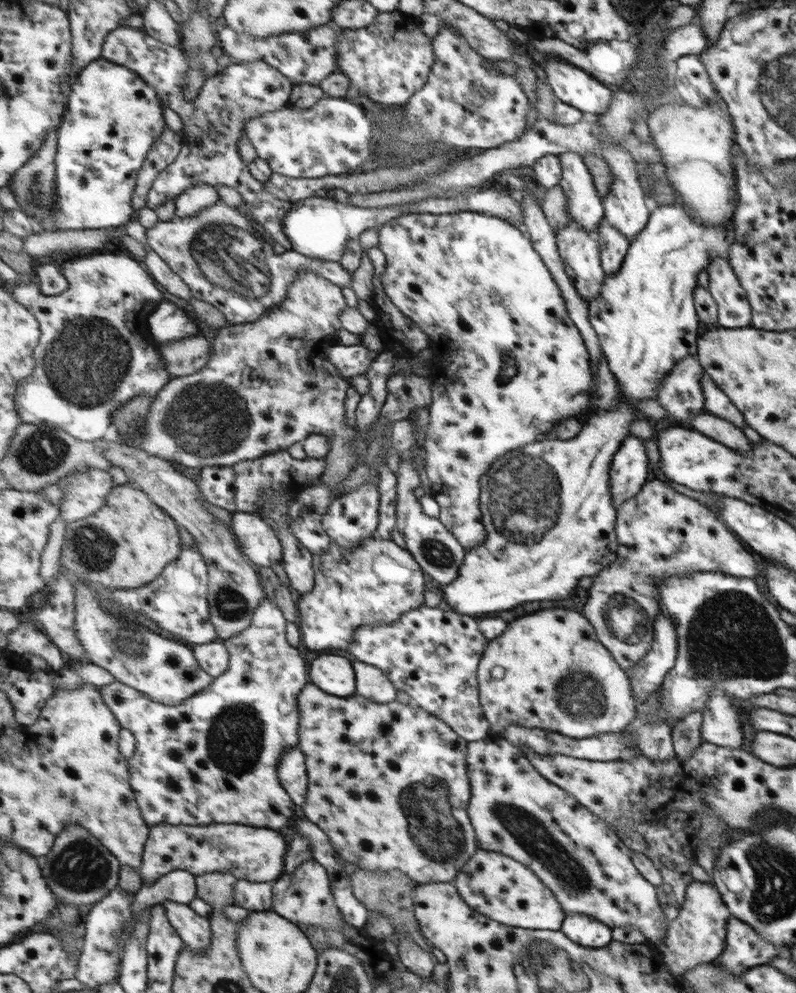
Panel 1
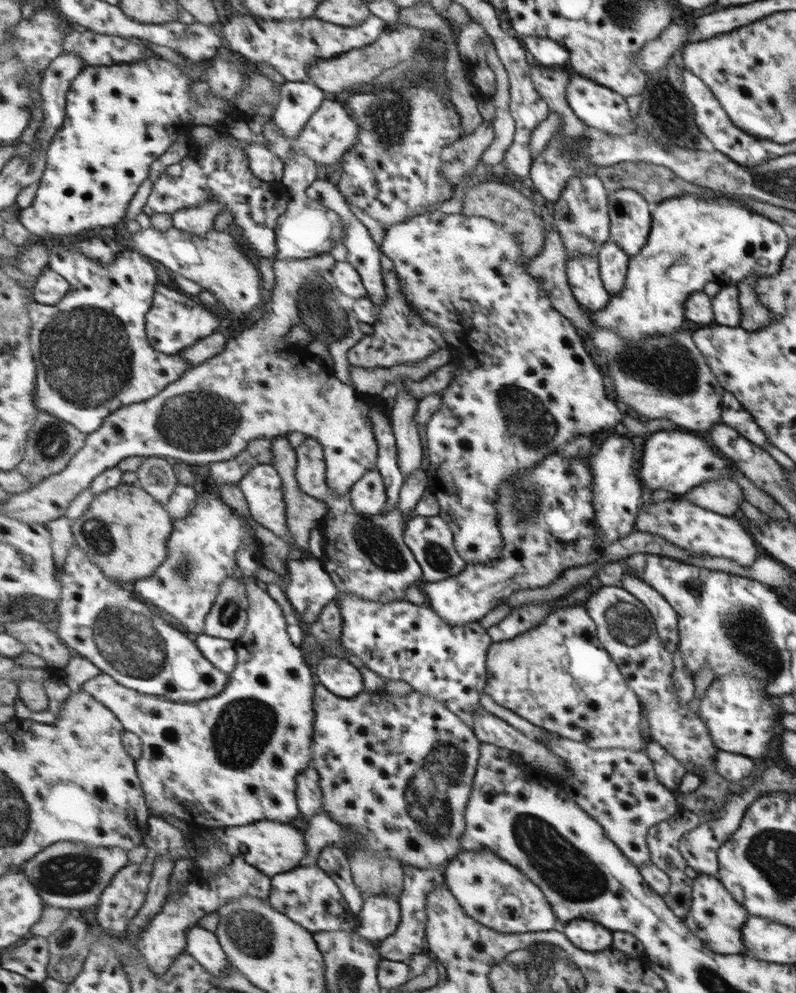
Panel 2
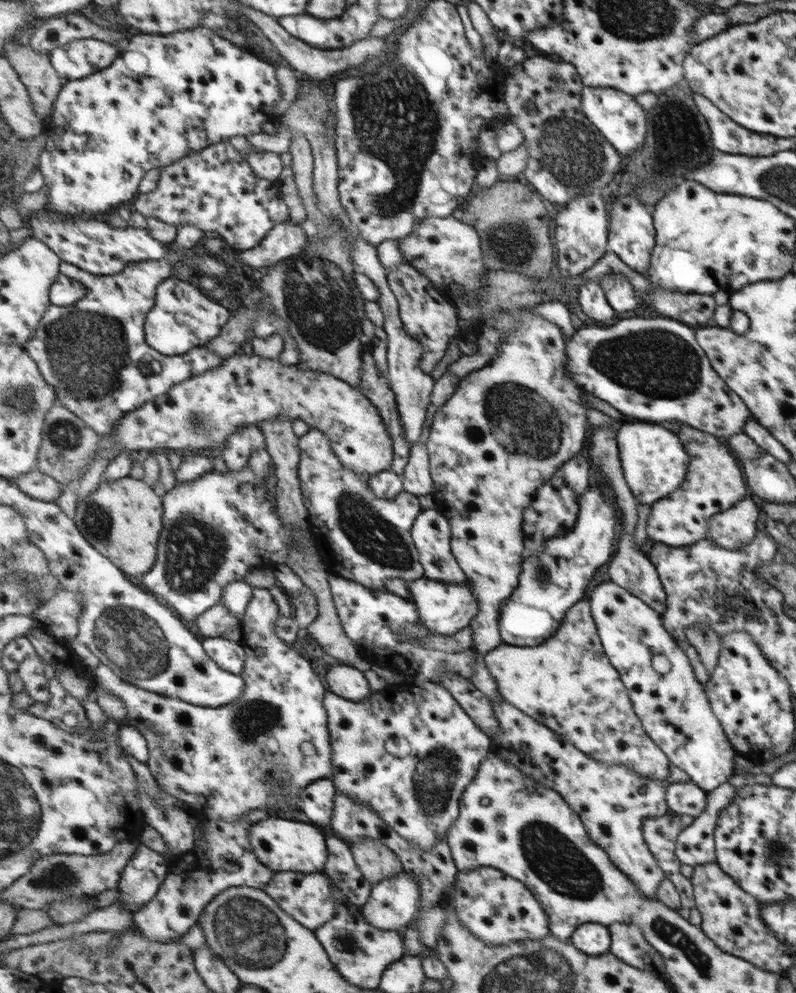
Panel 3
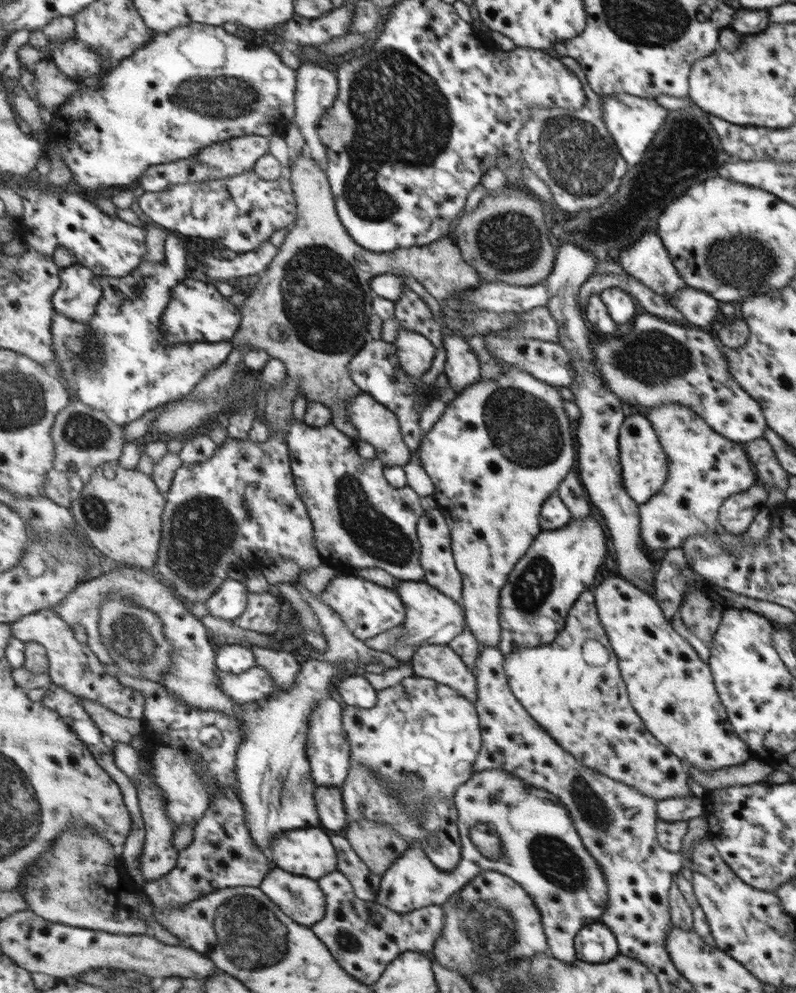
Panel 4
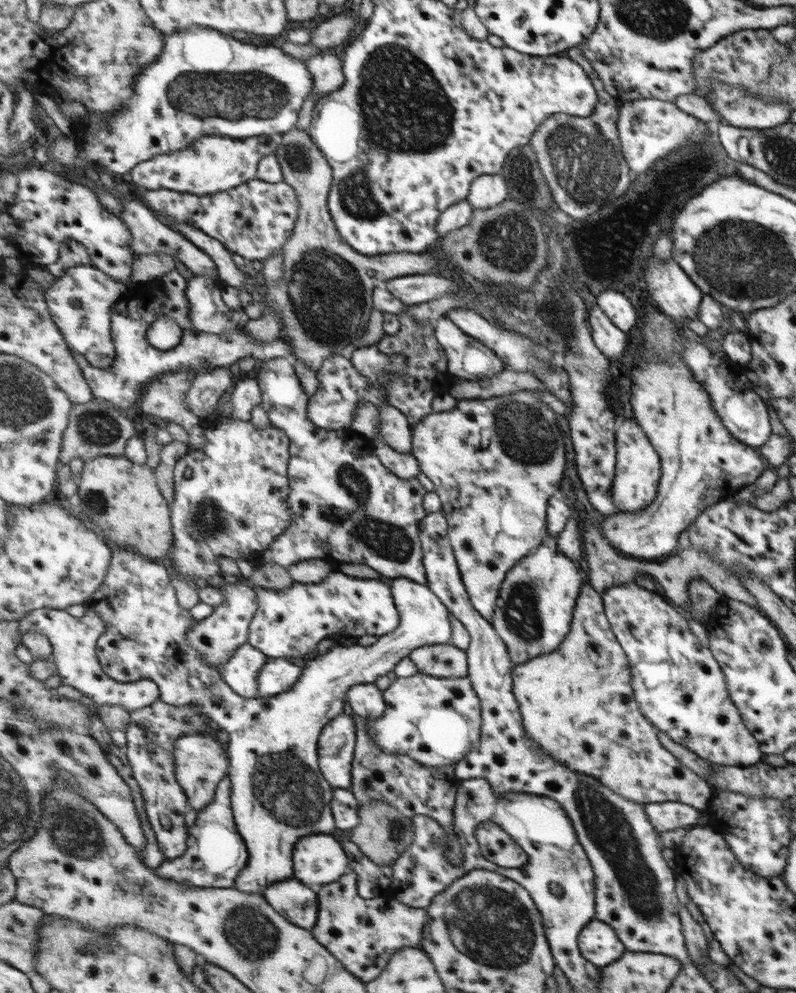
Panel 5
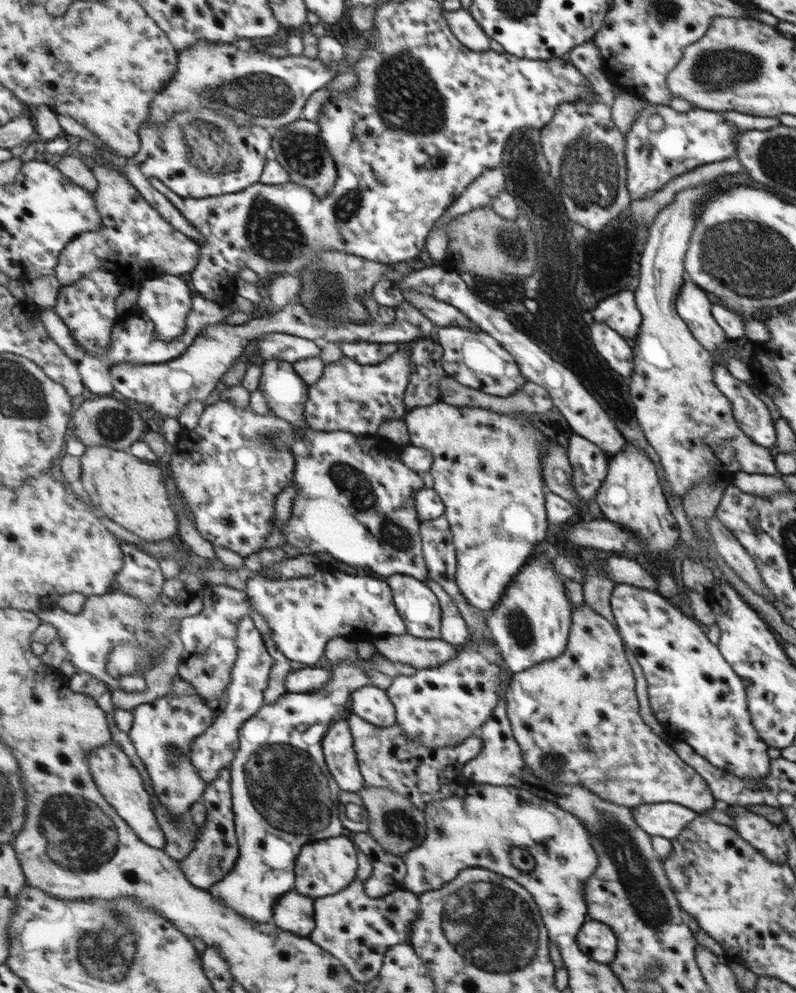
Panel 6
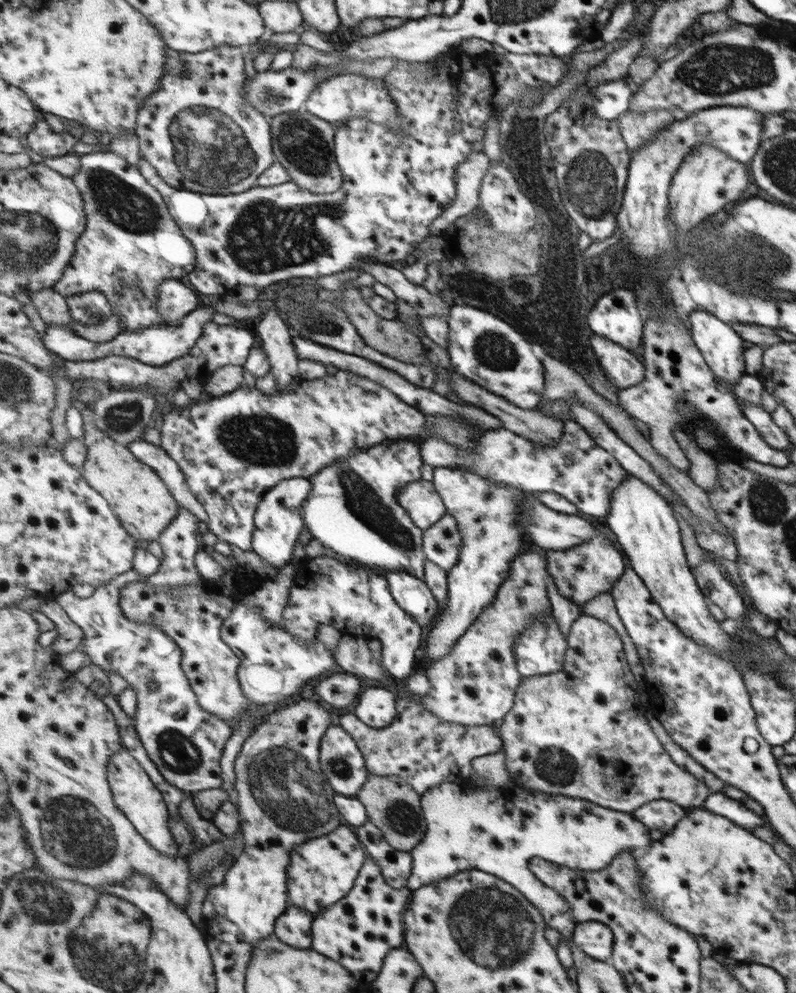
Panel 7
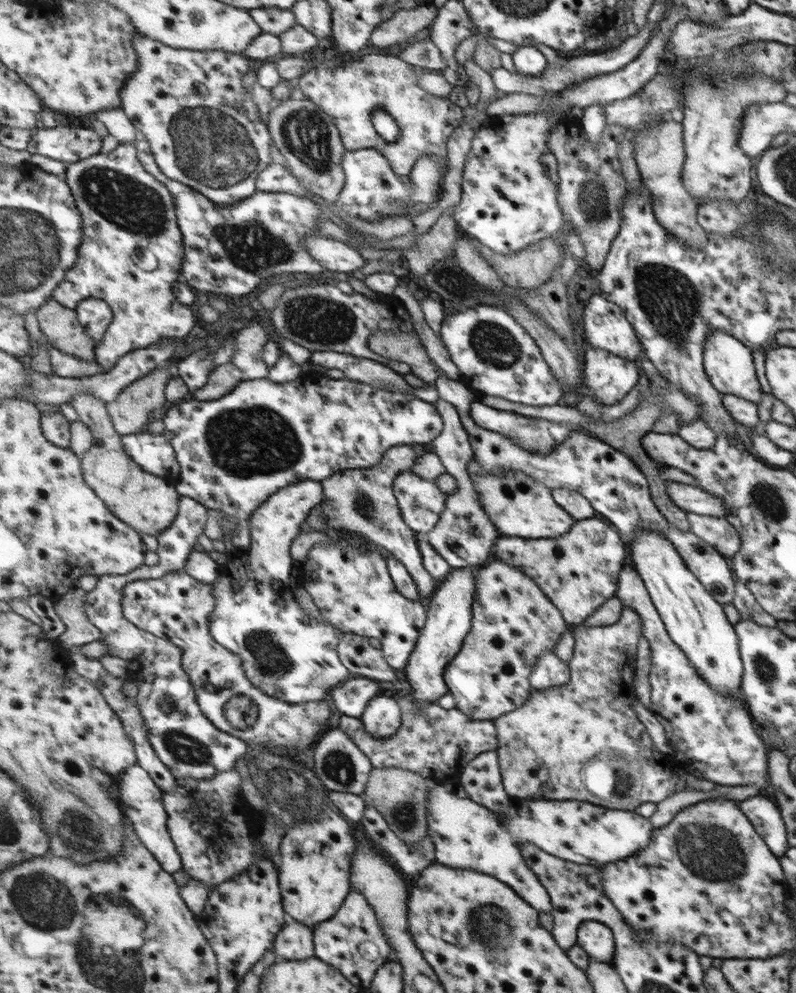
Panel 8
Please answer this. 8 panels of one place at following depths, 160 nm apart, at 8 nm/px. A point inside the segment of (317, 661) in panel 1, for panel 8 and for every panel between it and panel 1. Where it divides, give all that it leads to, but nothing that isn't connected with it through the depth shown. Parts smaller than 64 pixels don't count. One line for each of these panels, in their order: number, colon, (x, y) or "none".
2: (339, 675)
3: (347, 681)
4: (357, 691)
5: (366, 700)
6: (372, 703)
7: (378, 707)
8: (383, 717)

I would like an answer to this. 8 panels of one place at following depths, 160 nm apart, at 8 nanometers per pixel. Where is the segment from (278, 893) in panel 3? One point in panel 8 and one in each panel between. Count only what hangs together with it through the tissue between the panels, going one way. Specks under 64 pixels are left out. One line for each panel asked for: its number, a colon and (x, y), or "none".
4: (302, 898)
5: (293, 899)
6: (296, 912)
7: (294, 928)
8: (296, 941)

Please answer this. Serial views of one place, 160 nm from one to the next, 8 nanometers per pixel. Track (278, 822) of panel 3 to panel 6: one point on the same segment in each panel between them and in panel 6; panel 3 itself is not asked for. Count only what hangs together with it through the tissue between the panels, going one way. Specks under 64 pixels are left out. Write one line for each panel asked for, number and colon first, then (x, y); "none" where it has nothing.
4: (308, 852)
5: (319, 860)
6: (326, 867)

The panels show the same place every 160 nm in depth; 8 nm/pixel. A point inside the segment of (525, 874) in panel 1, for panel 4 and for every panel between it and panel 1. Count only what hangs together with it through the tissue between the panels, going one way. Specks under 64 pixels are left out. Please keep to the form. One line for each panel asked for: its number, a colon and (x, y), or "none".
2: (479, 880)
3: (500, 909)
4: (493, 913)

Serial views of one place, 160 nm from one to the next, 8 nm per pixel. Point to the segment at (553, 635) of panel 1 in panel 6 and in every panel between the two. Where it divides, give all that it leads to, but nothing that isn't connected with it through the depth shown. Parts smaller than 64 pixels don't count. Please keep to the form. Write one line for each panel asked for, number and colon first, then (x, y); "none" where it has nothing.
2: (558, 676)
3: (567, 683)
4: (585, 709)
5: (585, 716)
6: (588, 731)

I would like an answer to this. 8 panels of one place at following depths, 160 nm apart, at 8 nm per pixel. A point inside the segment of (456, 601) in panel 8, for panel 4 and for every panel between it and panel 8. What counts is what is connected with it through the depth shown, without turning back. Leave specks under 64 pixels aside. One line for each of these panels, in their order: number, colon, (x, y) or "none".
4: (503, 446)
5: (495, 466)
6: (488, 467)
7: (494, 525)

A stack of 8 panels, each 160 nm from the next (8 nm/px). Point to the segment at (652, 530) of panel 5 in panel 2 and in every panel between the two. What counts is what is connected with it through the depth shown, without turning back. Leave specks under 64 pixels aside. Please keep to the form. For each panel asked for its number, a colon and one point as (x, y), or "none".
2: (721, 496)
3: (714, 483)
4: (705, 468)

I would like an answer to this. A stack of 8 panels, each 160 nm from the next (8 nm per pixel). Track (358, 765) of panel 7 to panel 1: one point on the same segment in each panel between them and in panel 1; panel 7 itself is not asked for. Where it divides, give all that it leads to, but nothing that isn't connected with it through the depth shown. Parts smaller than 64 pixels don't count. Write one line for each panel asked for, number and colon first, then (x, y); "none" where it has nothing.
1: (213, 759)
2: (233, 760)
3: (218, 760)
4: (329, 750)
5: (338, 740)
6: (339, 748)

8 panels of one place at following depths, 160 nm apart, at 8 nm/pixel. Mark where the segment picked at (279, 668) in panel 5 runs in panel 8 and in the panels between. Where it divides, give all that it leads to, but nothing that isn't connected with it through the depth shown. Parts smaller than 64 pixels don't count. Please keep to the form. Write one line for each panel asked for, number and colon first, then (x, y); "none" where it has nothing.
6: (302, 679)
7: (342, 691)
8: (351, 698)

